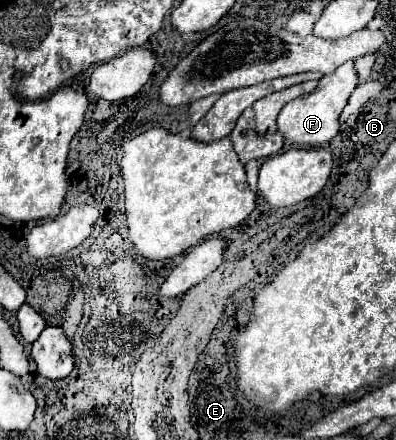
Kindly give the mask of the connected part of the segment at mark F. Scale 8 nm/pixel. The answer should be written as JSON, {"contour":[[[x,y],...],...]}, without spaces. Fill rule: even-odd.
{"contour":[[[353,61],[343,63],[341,67],[337,67],[335,73],[323,77],[313,93],[297,97],[281,109],[277,117],[277,127],[279,127],[277,131],[285,137],[287,143],[293,143],[299,147],[327,145],[339,131],[339,115],[347,105],[347,99],[351,97],[355,87],[357,87],[357,75],[353,69]]]}

